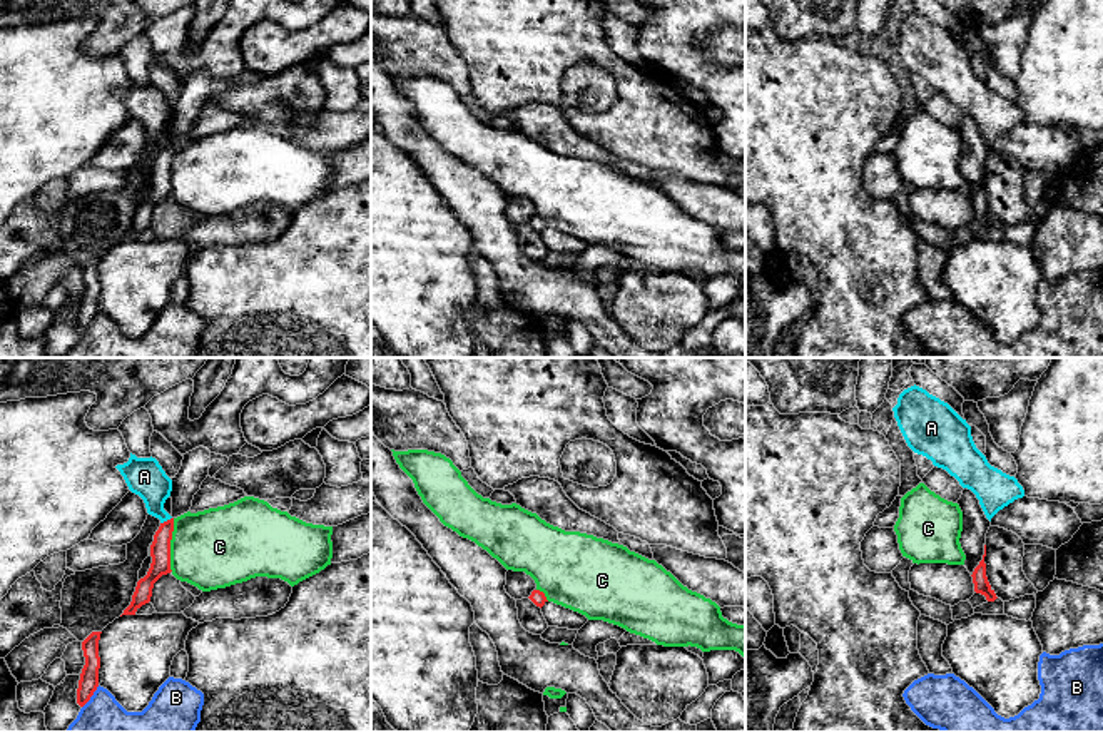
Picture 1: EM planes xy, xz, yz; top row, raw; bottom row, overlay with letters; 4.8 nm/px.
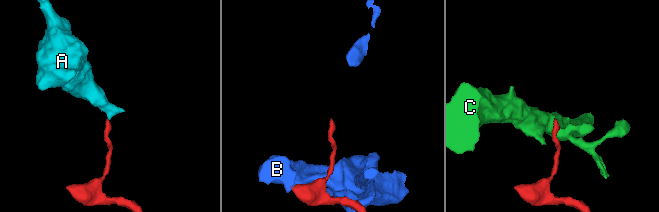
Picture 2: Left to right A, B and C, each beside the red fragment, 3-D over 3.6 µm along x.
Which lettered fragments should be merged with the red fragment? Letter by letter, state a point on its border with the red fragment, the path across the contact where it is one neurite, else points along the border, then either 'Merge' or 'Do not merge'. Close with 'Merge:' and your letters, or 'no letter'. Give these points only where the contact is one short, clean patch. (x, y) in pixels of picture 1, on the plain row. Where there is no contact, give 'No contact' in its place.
A: Touches red at xy (167, 146). Boundary: xy (171, 142), (161, 149). Do not merge
B: Touches red at xy (91, 321). Boundary: xy (99, 311), (82, 333). Do not merge
C: Touches red at xy (169, 171). Boundary: xy (174, 144), (171, 196). Do not merge
Merge: no letter

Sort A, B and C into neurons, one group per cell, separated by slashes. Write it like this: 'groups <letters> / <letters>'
groups A / B / C

